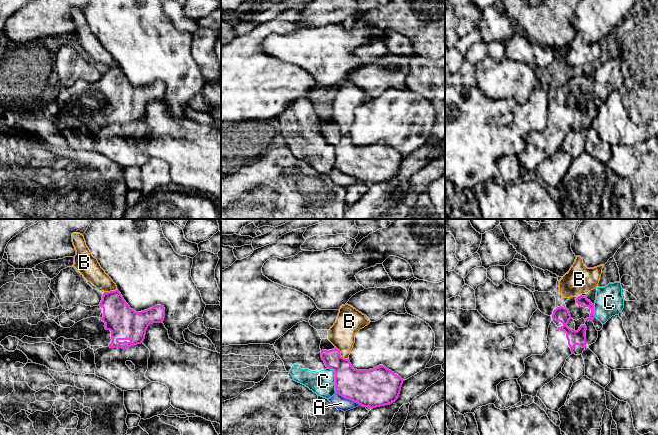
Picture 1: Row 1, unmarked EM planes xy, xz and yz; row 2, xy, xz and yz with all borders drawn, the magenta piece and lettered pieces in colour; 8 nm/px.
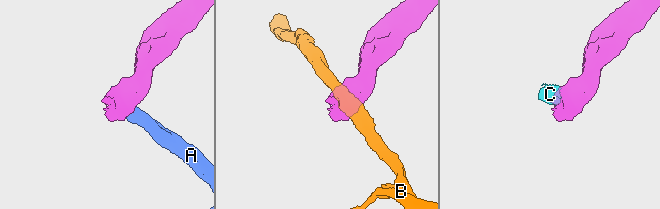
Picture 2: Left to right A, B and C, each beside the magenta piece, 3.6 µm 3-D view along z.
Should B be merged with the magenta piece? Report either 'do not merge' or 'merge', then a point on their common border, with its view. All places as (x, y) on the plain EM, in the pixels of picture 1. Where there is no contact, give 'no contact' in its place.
do not merge; meets magenta in xz at (339, 130)

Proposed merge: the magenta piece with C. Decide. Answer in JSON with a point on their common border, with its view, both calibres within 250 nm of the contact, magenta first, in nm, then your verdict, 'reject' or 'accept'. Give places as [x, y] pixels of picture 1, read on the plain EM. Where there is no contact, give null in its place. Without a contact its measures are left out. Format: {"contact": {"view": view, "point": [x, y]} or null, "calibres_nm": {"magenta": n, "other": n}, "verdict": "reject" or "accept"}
{"contact": {"view": "xz", "point": [335, 155]}, "calibres_nm": {"magenta": 280, "other": 200}, "verdict": "reject"}

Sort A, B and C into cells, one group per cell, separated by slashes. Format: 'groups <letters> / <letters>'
groups A C / B

